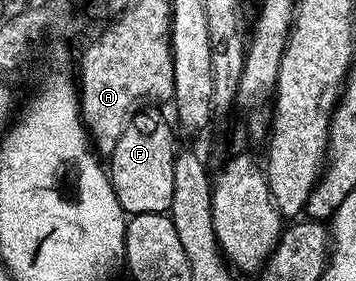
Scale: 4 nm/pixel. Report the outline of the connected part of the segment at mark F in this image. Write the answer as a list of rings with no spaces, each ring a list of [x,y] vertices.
[[[142,108],[127,122],[116,140],[116,148],[108,155],[108,173],[110,183],[120,200],[120,208],[127,216],[135,214],[164,214],[172,204],[172,164],[176,153],[174,146],[175,131],[166,123],[158,108]]]

